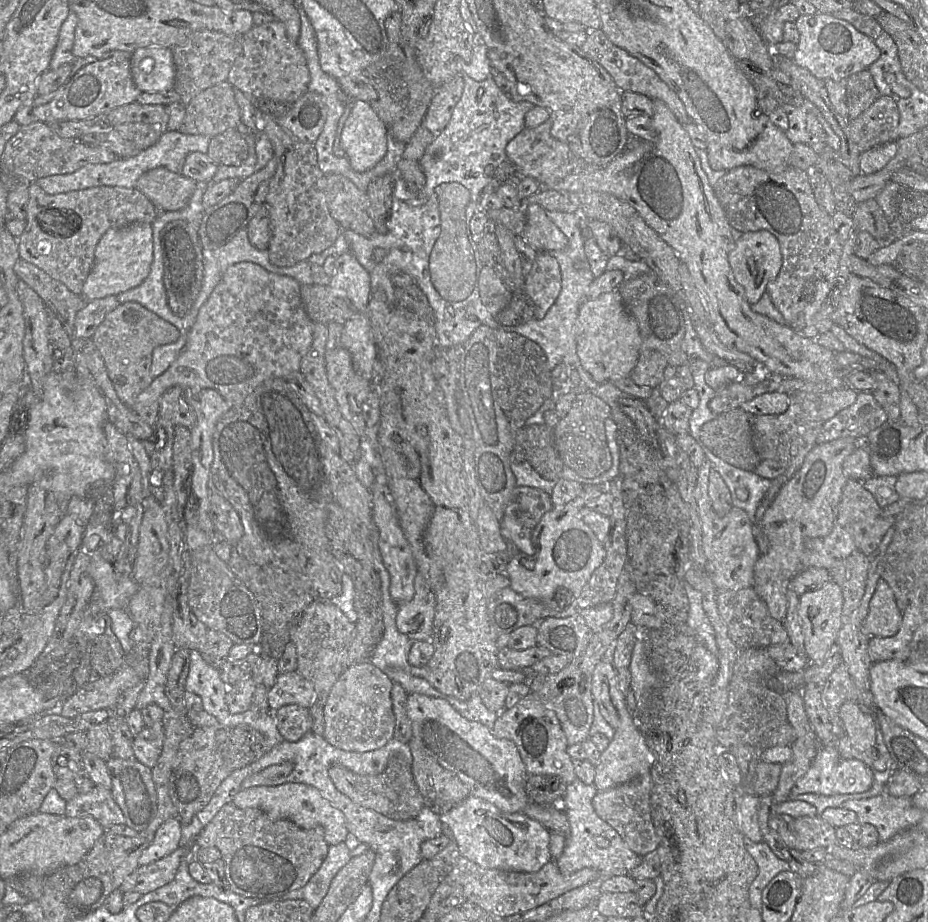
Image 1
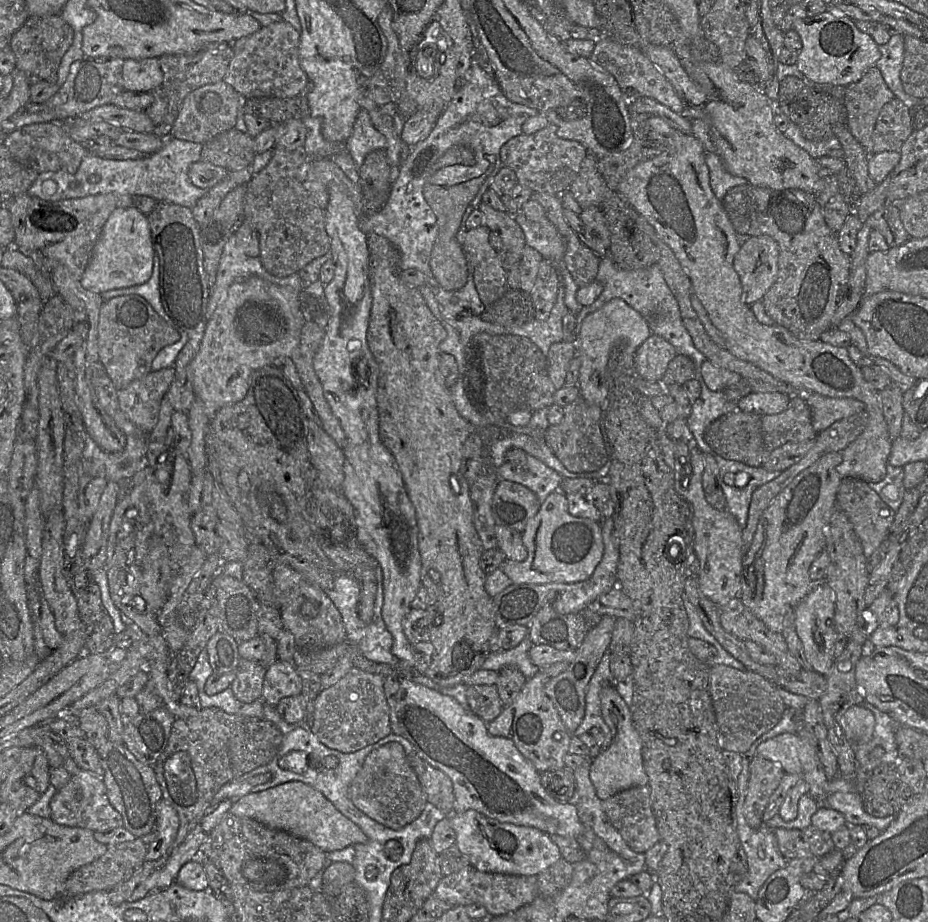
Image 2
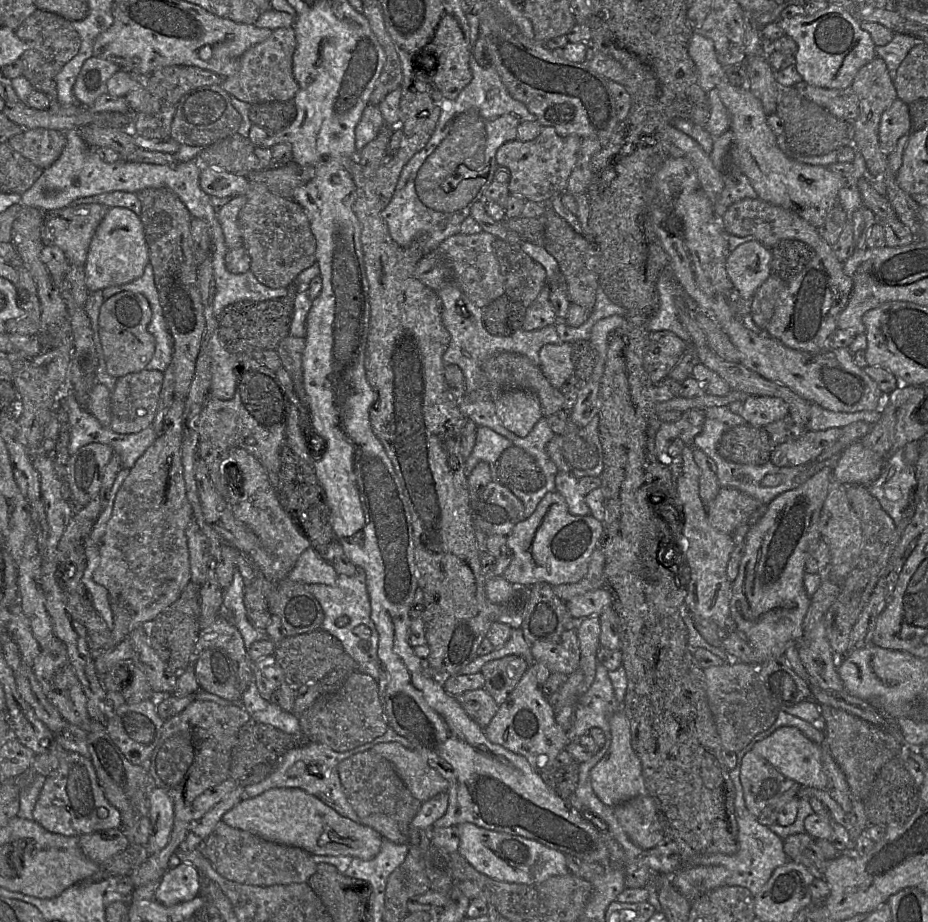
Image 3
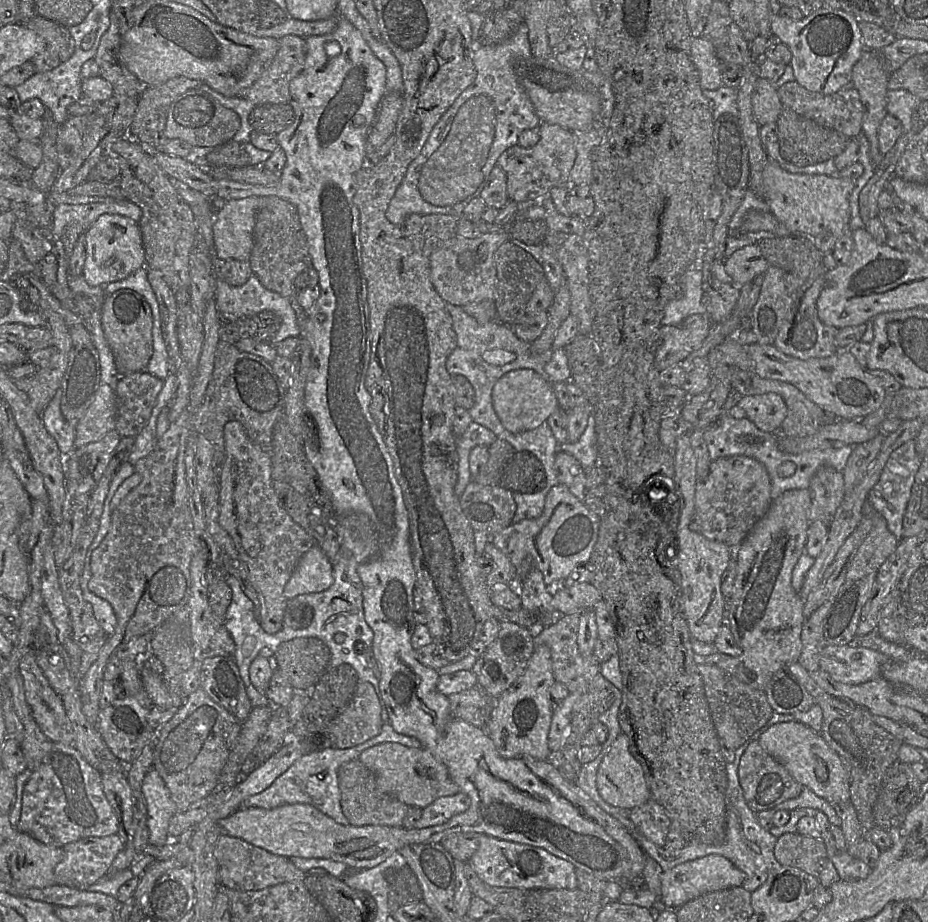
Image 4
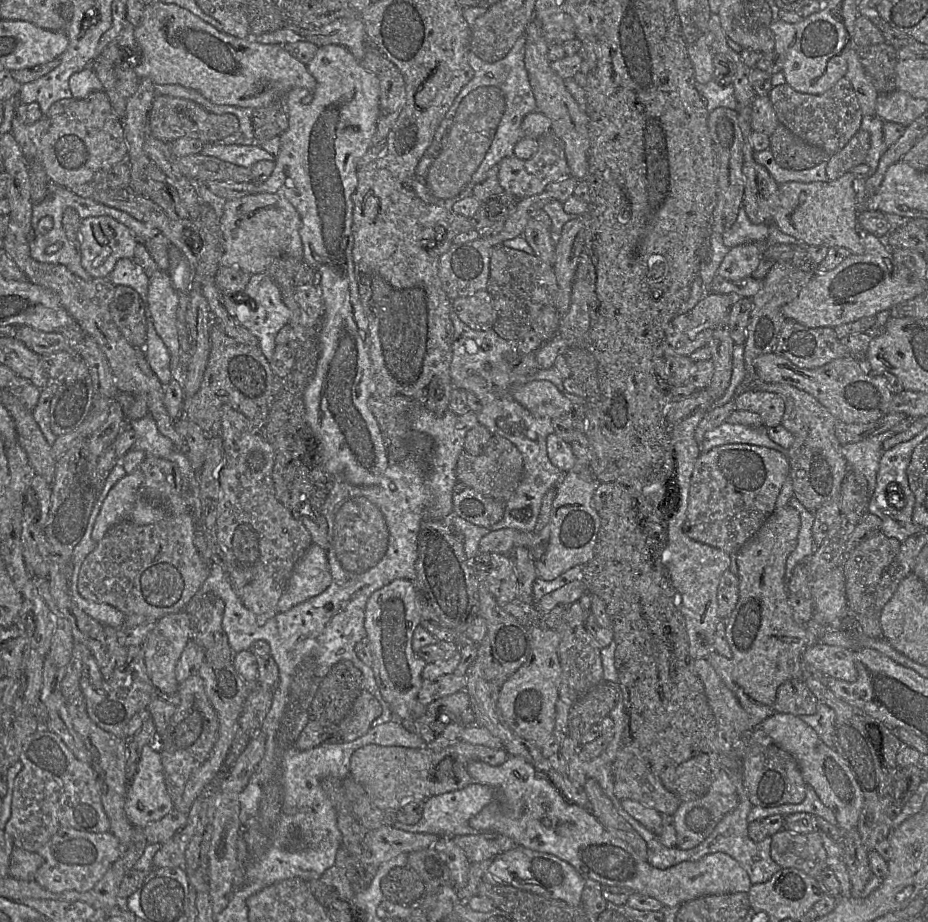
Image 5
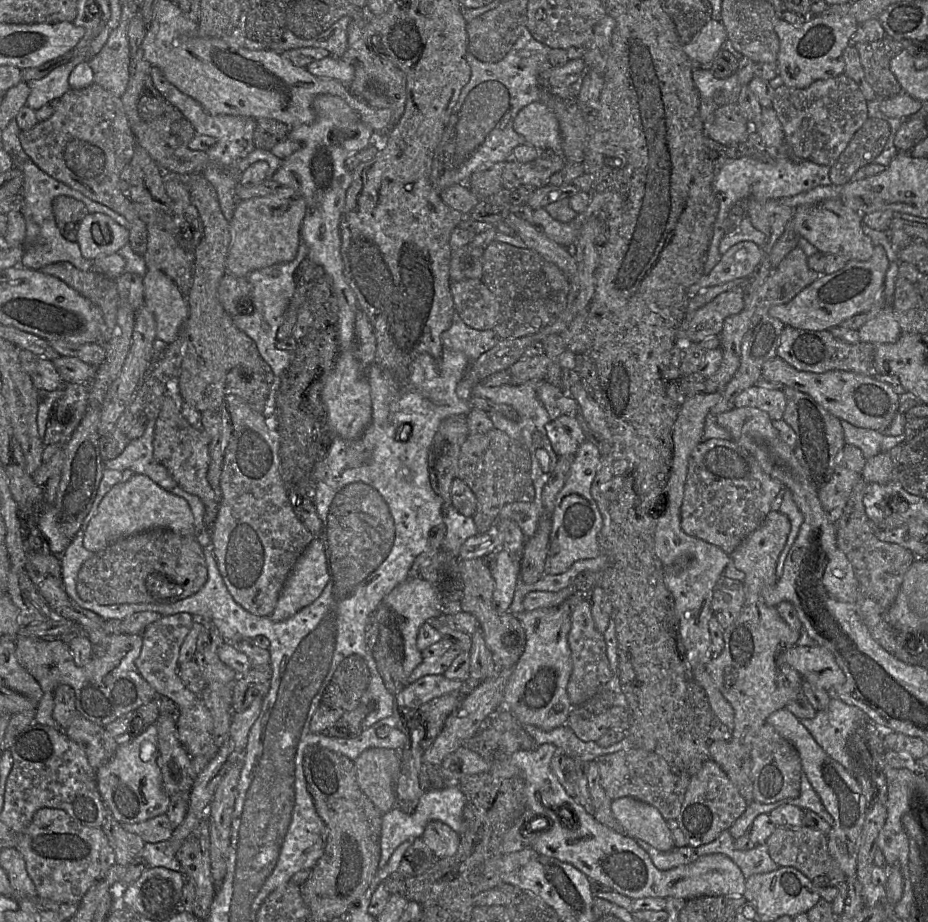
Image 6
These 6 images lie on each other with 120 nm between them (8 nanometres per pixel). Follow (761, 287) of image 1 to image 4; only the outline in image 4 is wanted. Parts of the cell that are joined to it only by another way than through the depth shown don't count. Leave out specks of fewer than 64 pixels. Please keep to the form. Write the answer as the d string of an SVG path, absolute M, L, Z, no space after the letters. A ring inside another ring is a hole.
M756 244L744 246L724 260L724 270L737 286L763 275L768 267L767 260Z

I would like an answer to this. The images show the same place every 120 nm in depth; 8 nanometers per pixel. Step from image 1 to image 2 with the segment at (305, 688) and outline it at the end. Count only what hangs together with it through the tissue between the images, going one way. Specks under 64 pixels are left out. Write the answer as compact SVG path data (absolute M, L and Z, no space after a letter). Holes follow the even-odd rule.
M274 661L264 669L261 700L264 704L276 706L278 702L289 696L298 696L302 691L302 681L297 670L291 662Z

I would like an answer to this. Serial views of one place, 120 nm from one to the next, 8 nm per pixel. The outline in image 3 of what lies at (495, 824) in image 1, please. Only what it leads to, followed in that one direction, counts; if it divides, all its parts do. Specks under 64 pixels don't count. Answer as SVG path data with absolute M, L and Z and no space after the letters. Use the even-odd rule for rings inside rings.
M473 823L456 826L460 835L458 853L480 874L497 881L514 884L537 884L550 877L570 873L566 856L560 851L517 835L497 832Z

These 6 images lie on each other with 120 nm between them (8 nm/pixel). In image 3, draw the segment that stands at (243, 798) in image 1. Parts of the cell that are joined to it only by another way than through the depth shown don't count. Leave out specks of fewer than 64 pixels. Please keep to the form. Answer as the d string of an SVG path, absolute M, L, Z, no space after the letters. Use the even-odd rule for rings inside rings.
M275 788L241 801L222 817L222 821L264 840L301 848L313 856L350 856L368 861L379 853L383 841L373 828L340 816L317 797L299 788Z

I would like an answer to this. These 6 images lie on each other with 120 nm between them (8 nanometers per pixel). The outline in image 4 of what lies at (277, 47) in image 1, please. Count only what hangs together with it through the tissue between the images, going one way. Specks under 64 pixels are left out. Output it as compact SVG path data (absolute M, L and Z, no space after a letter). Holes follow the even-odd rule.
M287 35L279 40L280 48L262 75L243 93L243 98L255 106L263 104L290 103L290 82L303 69L306 58L305 38Z

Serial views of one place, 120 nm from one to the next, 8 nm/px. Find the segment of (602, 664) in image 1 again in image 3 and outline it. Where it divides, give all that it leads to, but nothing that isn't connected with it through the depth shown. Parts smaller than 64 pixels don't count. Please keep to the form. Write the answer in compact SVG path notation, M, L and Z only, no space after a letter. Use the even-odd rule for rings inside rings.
M620 710L609 720L611 744L603 758L591 769L590 779L594 793L606 805L615 807L631 798L648 795L642 776L640 759L632 748L630 723Z

